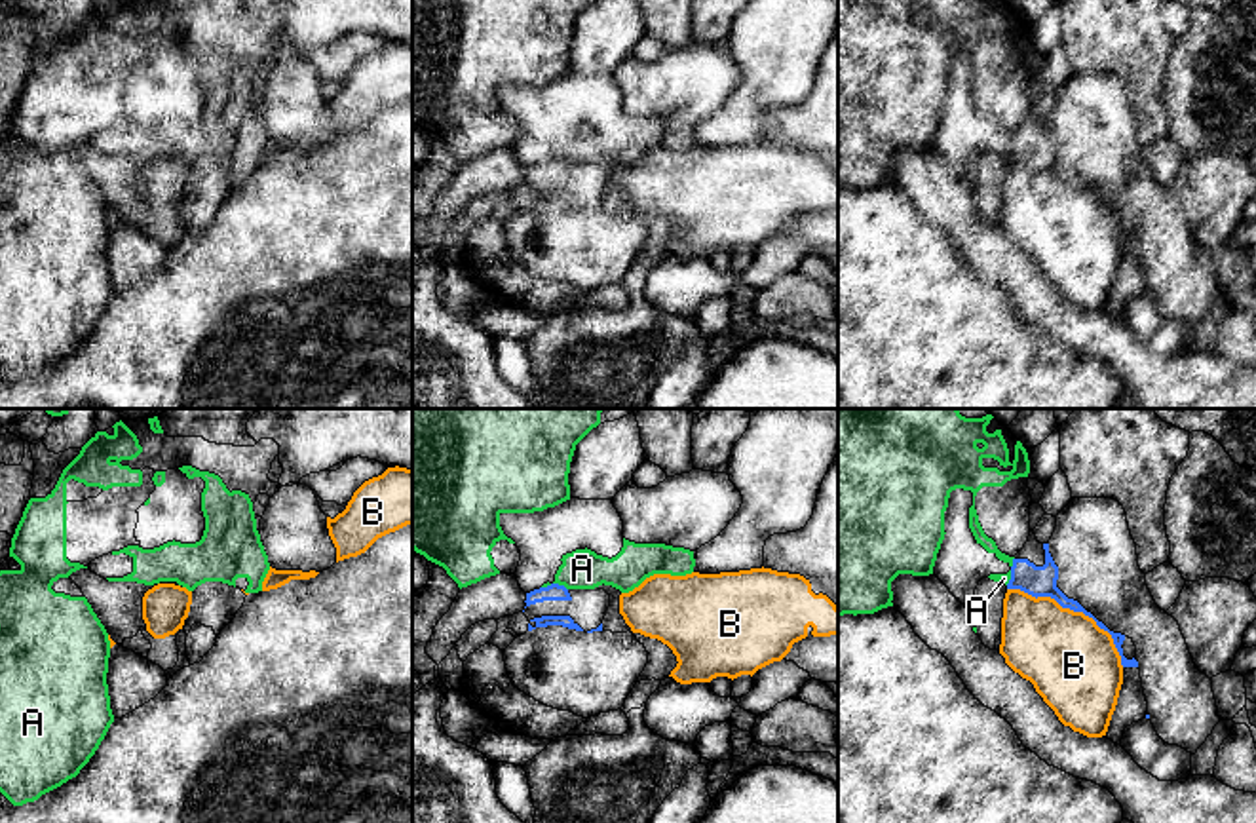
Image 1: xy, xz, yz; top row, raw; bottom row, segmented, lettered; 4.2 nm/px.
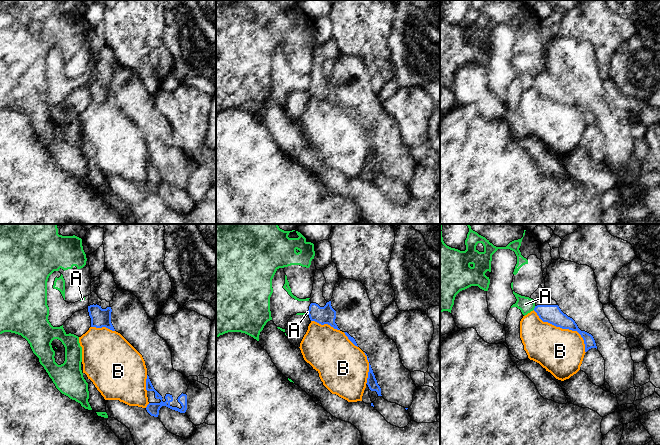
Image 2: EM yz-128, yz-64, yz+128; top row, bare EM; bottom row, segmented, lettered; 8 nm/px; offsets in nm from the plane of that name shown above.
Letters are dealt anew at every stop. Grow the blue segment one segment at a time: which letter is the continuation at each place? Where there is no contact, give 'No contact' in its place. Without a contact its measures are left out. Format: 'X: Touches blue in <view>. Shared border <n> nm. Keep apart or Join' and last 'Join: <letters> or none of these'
A: Touches blue in xz. Shared border 110 nm. Keep apart
B: Touches blue in yz. Shared border 600 nm. Keep apart
Join: none of these

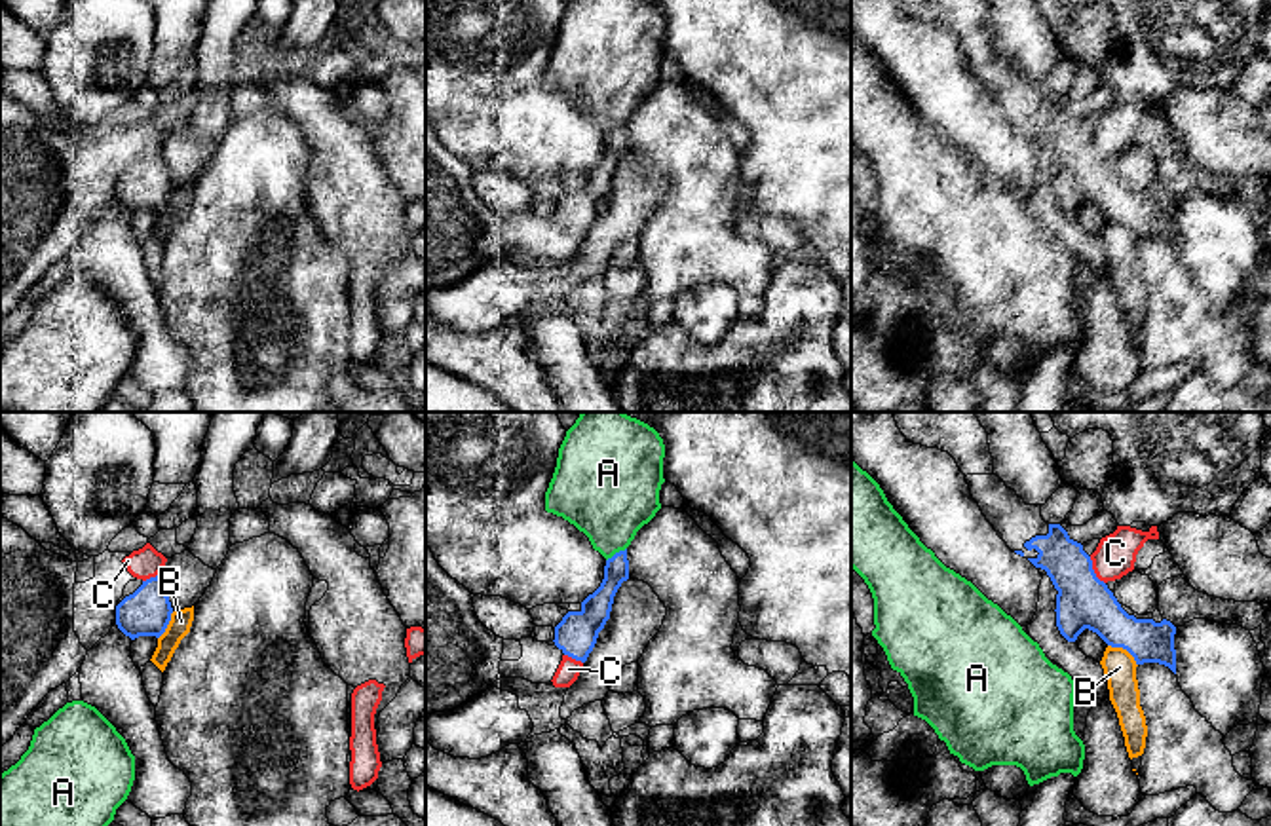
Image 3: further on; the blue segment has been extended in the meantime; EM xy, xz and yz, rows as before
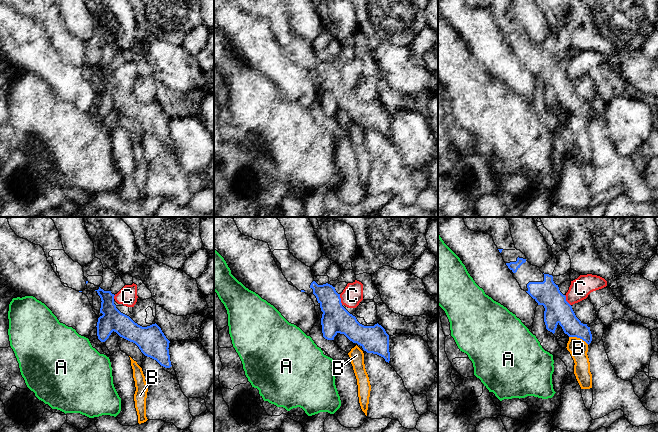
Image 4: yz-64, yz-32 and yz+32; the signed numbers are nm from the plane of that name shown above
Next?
A: Touches blue in xz. Shared border 110 nm. Keep apart
B: Touches blue in yz. Shared border 160 nm. Keep apart
C: Touches blue in yz. Shared border 140 nm. Keep apart
Join: none of these

